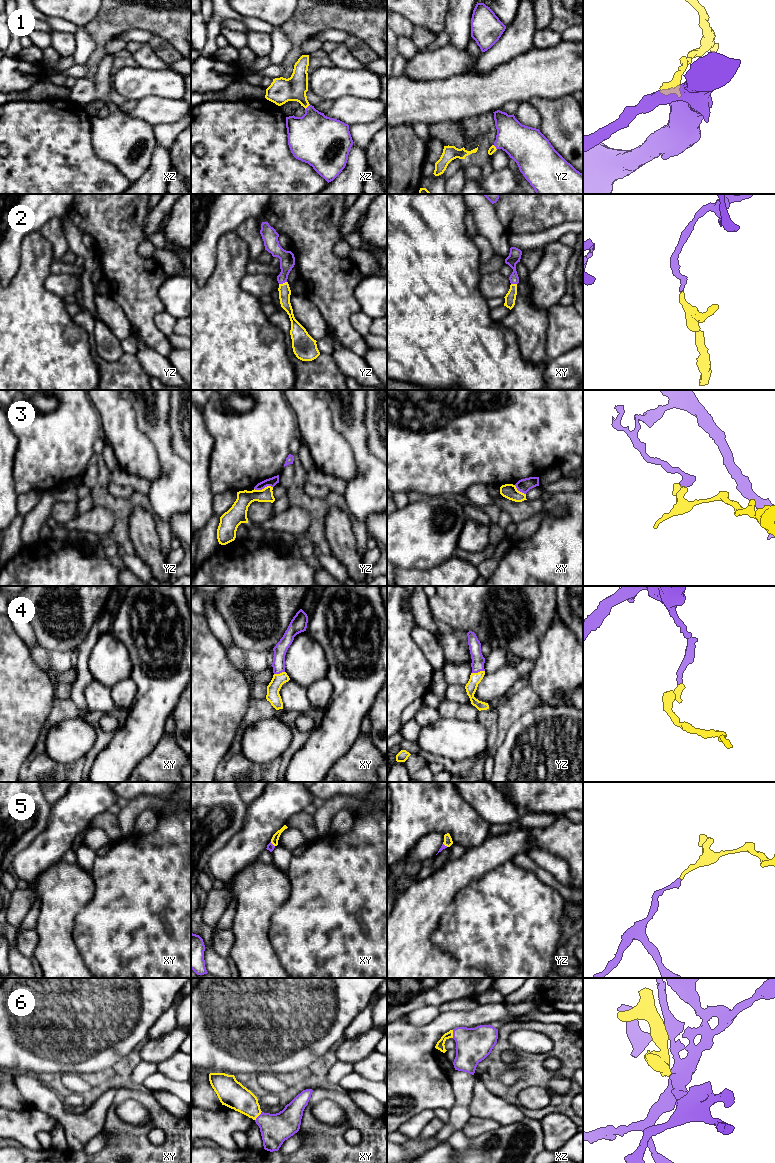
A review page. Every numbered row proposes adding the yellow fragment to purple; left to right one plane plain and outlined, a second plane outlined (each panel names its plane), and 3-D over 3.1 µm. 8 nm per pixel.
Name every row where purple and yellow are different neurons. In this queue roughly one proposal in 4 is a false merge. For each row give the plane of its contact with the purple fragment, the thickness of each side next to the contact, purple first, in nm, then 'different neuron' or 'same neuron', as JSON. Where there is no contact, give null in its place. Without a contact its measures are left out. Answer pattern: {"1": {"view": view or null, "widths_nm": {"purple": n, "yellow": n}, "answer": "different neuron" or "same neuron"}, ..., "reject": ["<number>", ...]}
{"1": {"view": "xz", "widths_nm": {"purple": 400, "yellow": 200}, "answer": "same neuron"}, "2": {"view": "yz", "widths_nm": {"purple": 130, "yellow": 100}, "answer": "same neuron"}, "3": {"view": "yz", "widths_nm": {"purple": 70, "yellow": 130}, "answer": "different neuron"}, "4": {"view": "yz", "widths_nm": {"purple": 100, "yellow": 100}, "answer": "same neuron"}, "5": {"view": "xy", "widths_nm": {"purple": 60, "yellow": 60}, "answer": "same neuron"}, "6": {"view": "xy", "widths_nm": {"purple": 240, "yellow": 200}, "answer": "same neuron"}, "reject": ["3"]}

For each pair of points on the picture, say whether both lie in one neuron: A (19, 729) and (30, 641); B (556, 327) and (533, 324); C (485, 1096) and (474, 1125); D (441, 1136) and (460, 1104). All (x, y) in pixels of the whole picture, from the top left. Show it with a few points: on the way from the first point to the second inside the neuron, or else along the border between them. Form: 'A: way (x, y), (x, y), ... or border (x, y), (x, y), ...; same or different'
A: border (14, 629), (28, 649); different
B: border (547, 312), (545, 349); different
C: border (472, 1116), (494, 1119), (499, 1124); different
D: way (449, 1128), (458, 1119), (460, 1112); same

